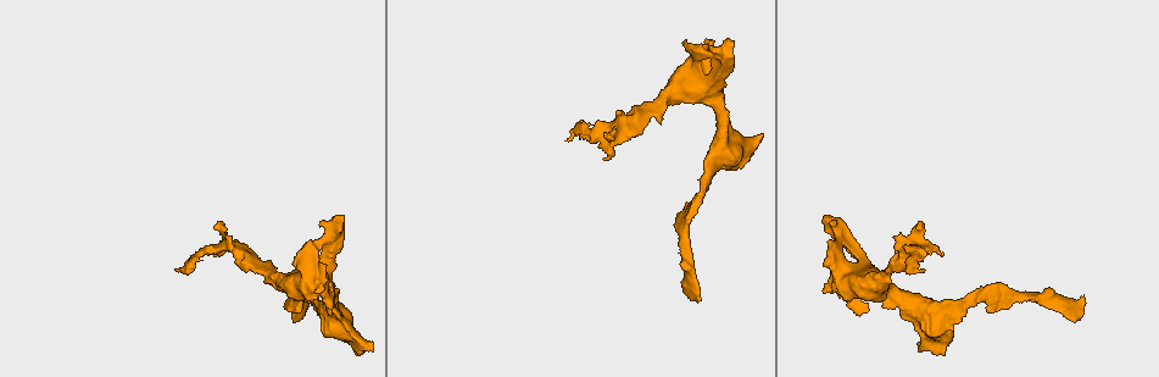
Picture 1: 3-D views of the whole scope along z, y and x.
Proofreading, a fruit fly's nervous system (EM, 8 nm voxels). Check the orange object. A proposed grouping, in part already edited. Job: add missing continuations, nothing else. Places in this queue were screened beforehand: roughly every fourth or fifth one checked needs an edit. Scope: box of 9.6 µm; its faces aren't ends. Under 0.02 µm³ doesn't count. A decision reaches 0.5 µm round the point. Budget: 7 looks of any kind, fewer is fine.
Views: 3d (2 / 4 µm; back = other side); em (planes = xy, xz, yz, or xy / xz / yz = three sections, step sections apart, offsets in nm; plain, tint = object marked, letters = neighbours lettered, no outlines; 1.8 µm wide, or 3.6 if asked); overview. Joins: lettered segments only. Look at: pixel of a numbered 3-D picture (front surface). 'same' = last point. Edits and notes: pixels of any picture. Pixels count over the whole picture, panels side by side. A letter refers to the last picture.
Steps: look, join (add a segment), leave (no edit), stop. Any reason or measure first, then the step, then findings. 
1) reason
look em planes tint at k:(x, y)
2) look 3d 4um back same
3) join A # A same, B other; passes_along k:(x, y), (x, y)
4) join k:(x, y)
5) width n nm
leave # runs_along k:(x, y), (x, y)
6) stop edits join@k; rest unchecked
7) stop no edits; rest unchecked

free end
look em planes letters at 1:(705, 39)

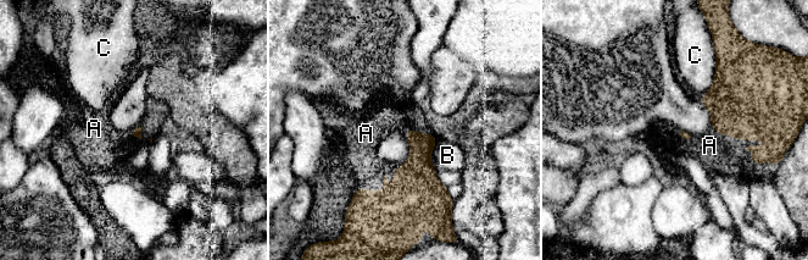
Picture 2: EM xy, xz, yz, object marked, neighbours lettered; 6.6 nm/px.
join A # A same, B other, C other; the cell continues

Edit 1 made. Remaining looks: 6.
see it whole again
look overview

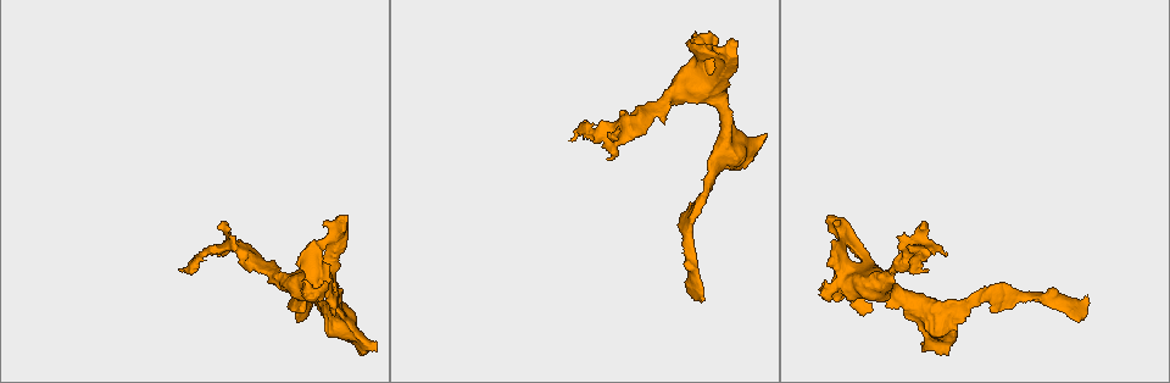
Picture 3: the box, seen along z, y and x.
branch stops here
look em planes letters at 3:(828, 217)

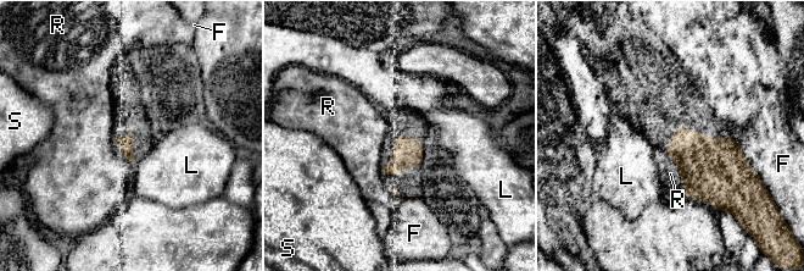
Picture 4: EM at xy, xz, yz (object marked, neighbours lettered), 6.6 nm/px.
leave # F other, L other, R other, S other; border 4:(662, 149), (679, 167), (680, 193); no lettered segment goes on from it

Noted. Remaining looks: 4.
free end
look em xy step 8 tint at 3:(990, 311)

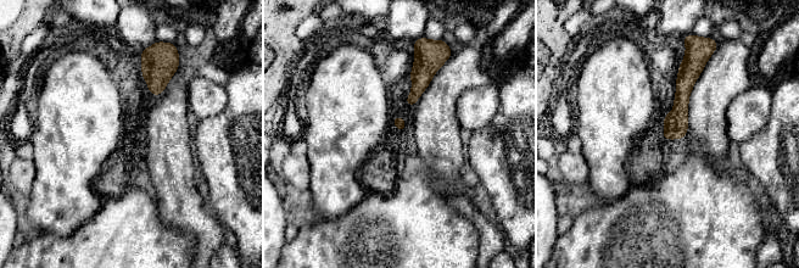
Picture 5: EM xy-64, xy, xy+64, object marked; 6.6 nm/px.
cut it another way
look em planes letters same

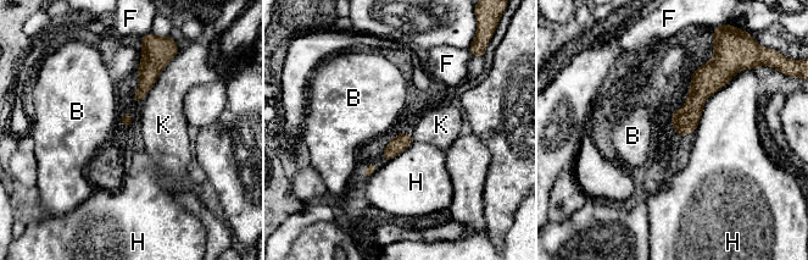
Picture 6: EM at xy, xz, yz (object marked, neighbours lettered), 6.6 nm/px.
longest_contact H 480 nm
leave # B other, F other, H other, K other; border 6:(172, 59), (162, 68), (141, 101); none of them fits

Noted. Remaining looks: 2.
stop edits join@2; rest unchecked

